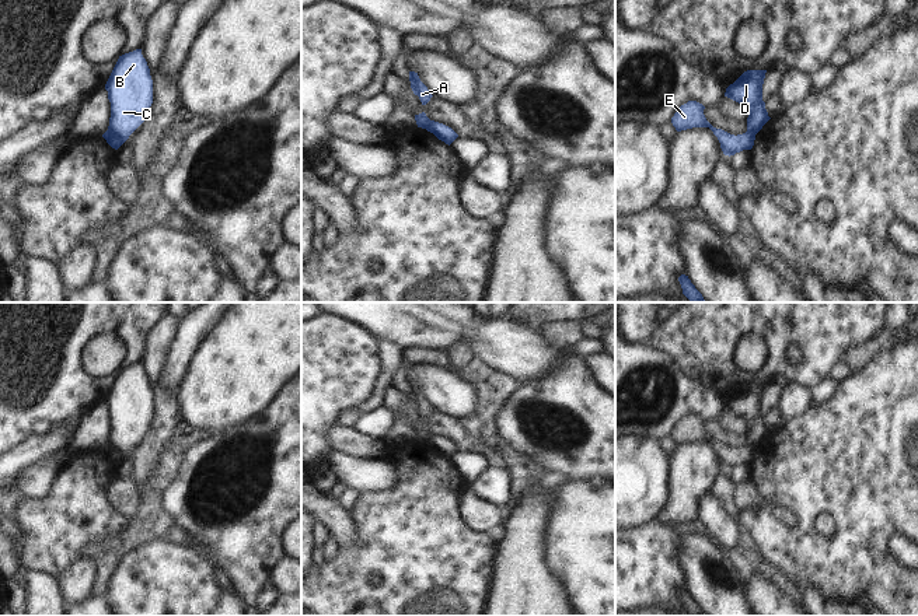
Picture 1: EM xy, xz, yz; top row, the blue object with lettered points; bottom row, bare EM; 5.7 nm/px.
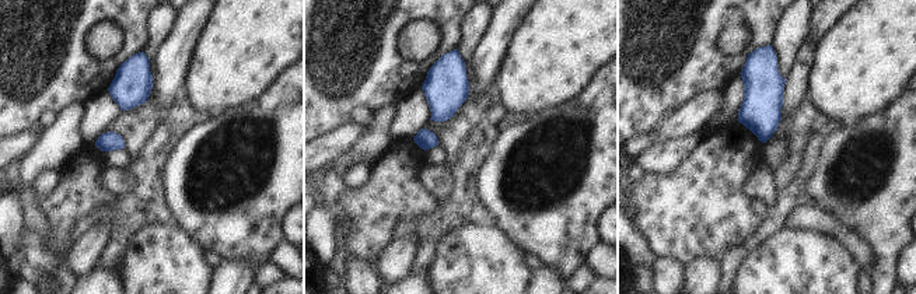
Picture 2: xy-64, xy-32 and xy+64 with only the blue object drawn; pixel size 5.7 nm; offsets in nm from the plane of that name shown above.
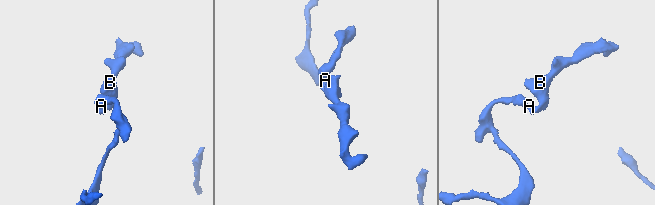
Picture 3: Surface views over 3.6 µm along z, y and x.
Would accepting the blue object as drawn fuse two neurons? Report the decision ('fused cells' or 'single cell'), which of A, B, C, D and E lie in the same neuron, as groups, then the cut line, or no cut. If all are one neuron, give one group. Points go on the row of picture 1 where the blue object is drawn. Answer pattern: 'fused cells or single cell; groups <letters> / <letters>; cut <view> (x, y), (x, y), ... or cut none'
fused cells; groups A E / B C D; cut xy (108, 129), (124, 142)

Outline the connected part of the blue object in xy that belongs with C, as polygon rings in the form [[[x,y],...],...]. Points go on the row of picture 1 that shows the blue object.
[[[142,49],[119,56],[105,90],[111,102],[108,130],[125,143],[147,119],[153,104],[153,80]]]

